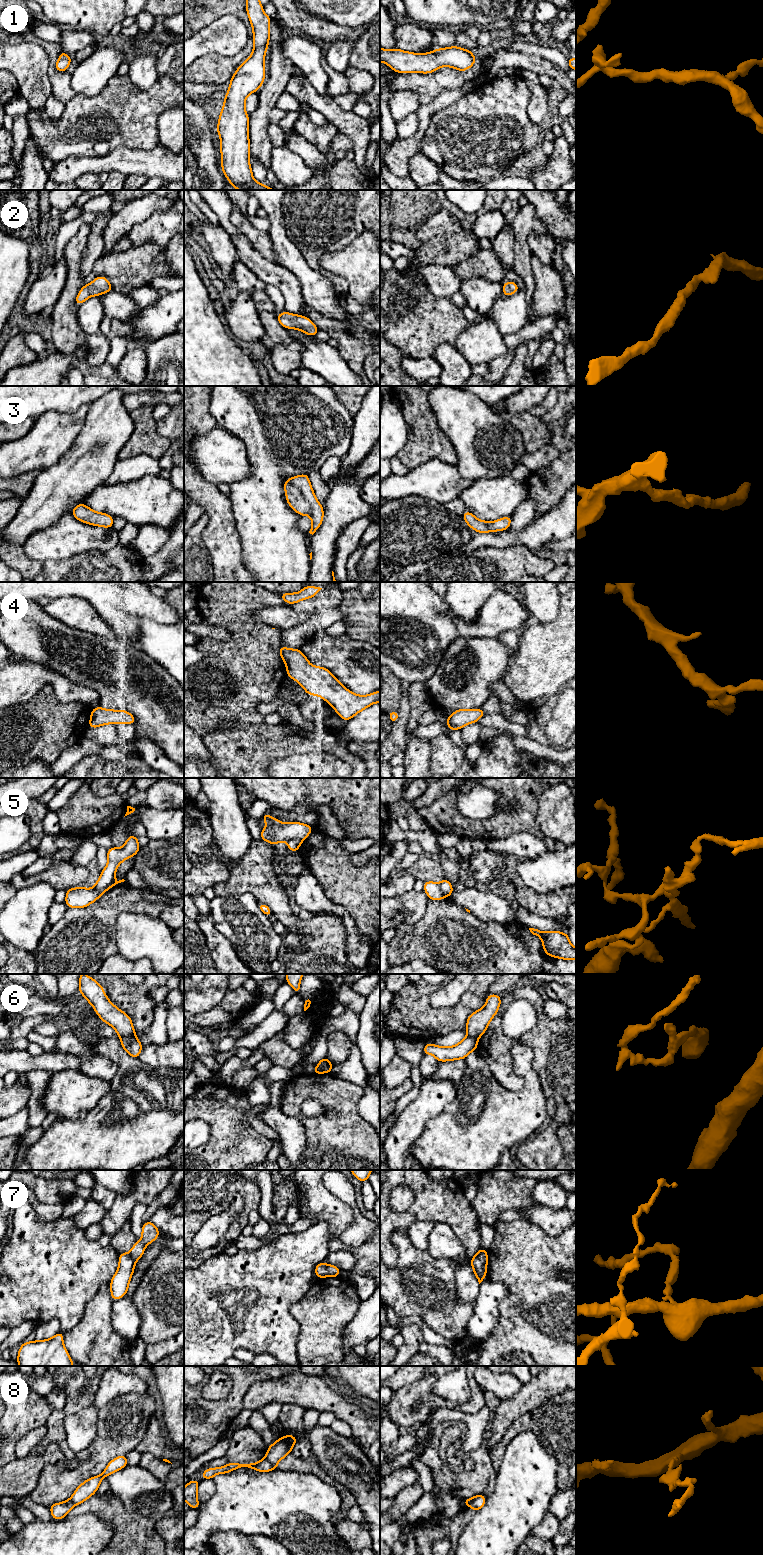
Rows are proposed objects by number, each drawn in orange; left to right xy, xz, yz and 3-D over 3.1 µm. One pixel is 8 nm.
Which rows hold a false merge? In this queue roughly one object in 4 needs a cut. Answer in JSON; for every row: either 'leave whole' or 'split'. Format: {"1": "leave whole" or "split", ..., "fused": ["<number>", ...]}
{"1": "leave whole", "2": "leave whole", "3": "leave whole", "4": "leave whole", "5": "split", "6": "split", "7": "split", "8": "split", "fused": ["5", "6", "7", "8"]}

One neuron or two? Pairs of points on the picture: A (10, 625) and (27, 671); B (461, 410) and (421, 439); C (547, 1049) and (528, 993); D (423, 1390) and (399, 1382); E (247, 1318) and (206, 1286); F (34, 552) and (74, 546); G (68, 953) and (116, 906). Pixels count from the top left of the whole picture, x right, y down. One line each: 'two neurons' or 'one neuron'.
A: two neurons
B: two neurons
C: one neuron
D: two neurons
E: one neuron
F: one neuron
G: one neuron

